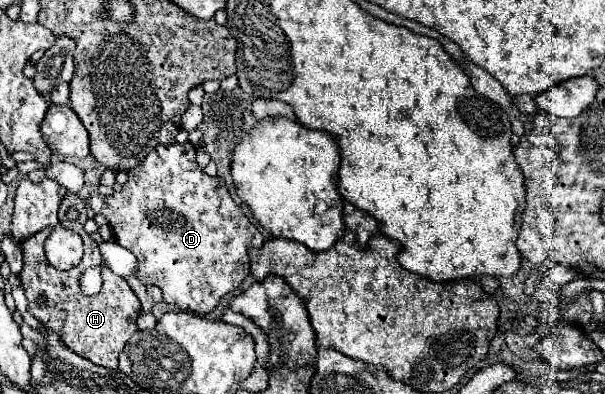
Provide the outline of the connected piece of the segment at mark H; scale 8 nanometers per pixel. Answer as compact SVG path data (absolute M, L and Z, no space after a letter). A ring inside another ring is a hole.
M67 192L61 206L59 206L59 220L63 220L63 226L71 228L73 232L77 232L81 238L83 238L83 244L85 244L85 254L81 258L81 262L63 272L63 270L57 270L55 266L51 266L45 258L45 252L43 252L43 242L47 240L47 236L53 232L53 228L43 228L39 230L37 234L25 238L21 242L21 250L23 250L23 270L21 270L21 286L25 290L25 296L29 300L29 312L41 320L47 328L55 330L67 348L71 348L73 352L77 352L79 356L85 356L89 358L93 364L99 364L99 366L105 366L105 368L117 368L117 356L119 352L125 348L127 340L137 332L137 326L133 322L133 318L139 314L141 310L141 302L139 298L135 296L135 292L131 290L131 286L111 274L111 270L107 266L101 268L101 276L103 276L103 288L99 294L93 294L93 296L87 296L83 294L81 286L79 286L79 278L83 276L83 272L91 266L101 266L103 264L103 256L99 252L99 244L83 230L83 222L67 222L65 218L65 212L69 206L77 206L79 210L79 220L87 220L87 204L83 198L79 198L77 194L73 192ZM39 296L47 296L47 306L39 306L37 298Z

